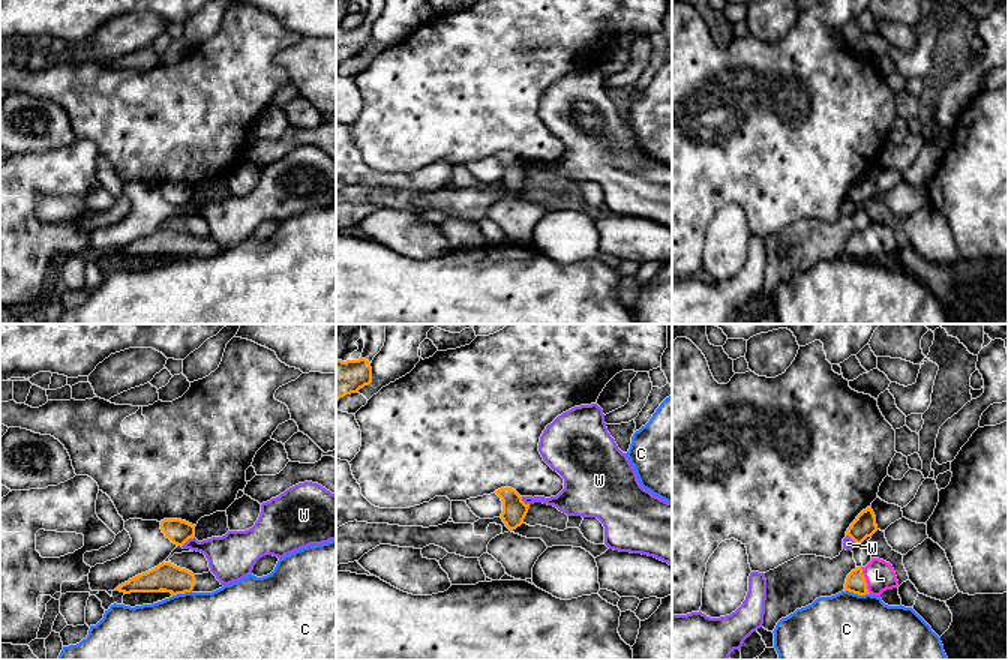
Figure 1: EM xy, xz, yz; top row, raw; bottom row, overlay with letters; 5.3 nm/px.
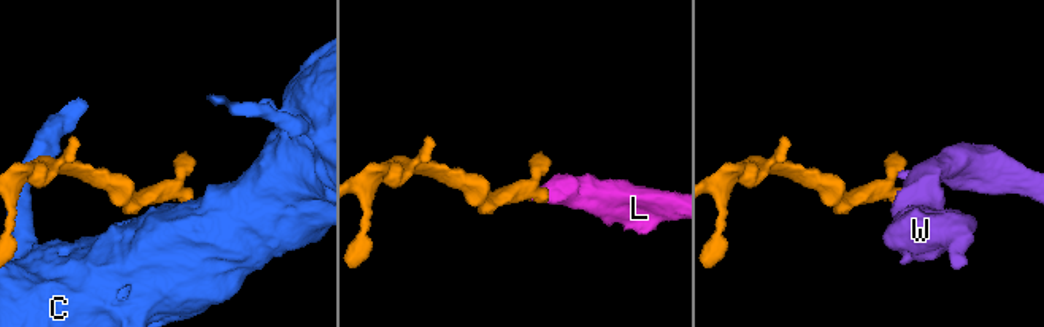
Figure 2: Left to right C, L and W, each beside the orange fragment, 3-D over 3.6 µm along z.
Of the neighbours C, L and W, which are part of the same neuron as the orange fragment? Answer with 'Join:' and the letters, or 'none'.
Join: L

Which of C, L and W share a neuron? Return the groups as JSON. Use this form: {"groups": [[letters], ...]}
{"groups": [["C"], ["L"], ["W"]]}

